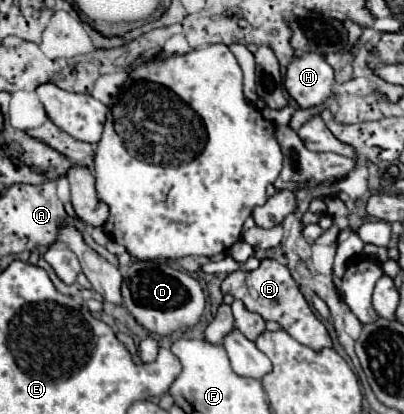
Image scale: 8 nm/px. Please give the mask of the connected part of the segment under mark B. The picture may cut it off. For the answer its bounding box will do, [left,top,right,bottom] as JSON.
[222,259,332,351]

